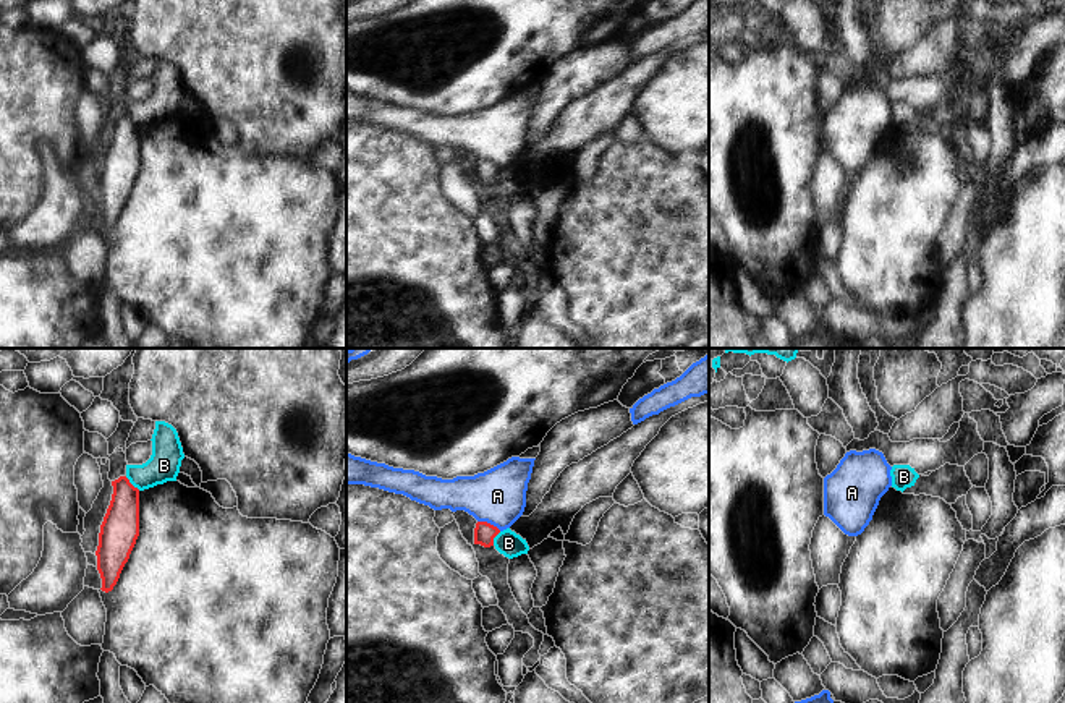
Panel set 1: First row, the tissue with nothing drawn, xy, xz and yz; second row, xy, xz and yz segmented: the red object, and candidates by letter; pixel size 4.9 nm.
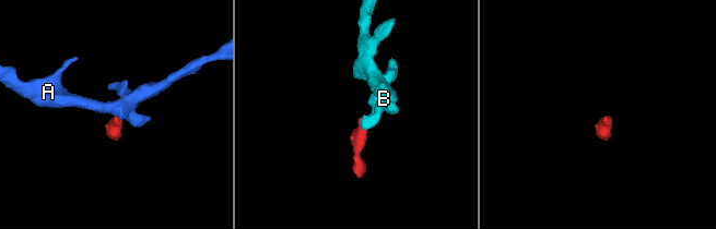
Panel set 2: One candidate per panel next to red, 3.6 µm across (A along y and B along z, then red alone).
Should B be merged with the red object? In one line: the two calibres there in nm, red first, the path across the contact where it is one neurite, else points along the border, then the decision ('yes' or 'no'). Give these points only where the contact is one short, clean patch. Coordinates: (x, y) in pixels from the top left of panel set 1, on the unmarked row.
190 nm thick on the red side, 160 nm on the other; border along xy (125, 114), (140, 127); no

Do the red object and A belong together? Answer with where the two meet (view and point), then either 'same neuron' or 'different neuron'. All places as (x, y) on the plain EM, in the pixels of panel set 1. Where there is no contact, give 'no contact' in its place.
xz (489, 161) | different neuron

